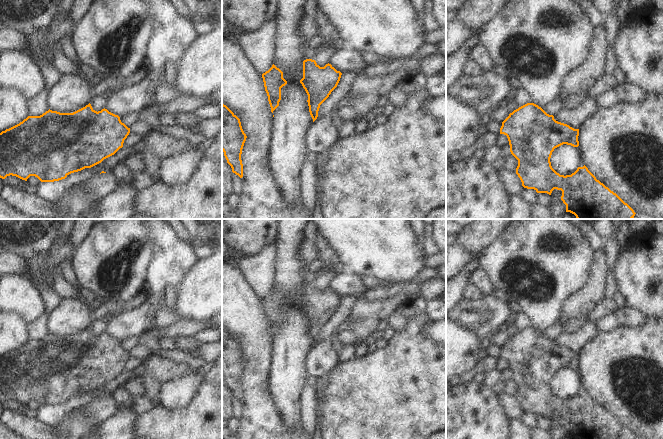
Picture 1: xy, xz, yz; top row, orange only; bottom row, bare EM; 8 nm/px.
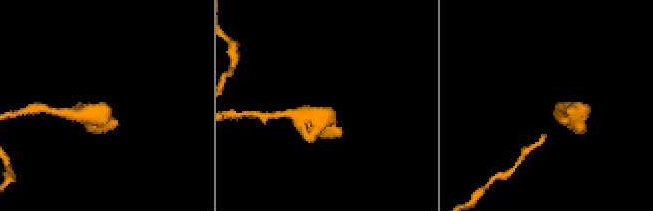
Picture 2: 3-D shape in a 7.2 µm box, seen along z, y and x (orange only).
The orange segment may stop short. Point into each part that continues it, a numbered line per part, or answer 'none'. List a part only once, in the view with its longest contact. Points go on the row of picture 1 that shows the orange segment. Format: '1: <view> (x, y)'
none

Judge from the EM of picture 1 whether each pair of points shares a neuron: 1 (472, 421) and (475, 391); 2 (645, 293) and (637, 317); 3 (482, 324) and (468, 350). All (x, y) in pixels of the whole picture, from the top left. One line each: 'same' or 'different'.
1: same
2: different
3: different

